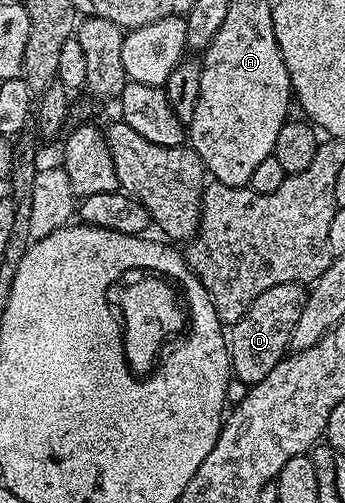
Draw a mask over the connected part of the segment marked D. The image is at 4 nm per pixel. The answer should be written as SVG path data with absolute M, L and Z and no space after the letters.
M298 284L269 286L265 294L257 294L238 322L230 325L227 353L231 355L231 371L236 381L240 380L243 386L261 382L261 378L288 355L293 326L297 326L297 318L301 318L304 299L304 289Z

